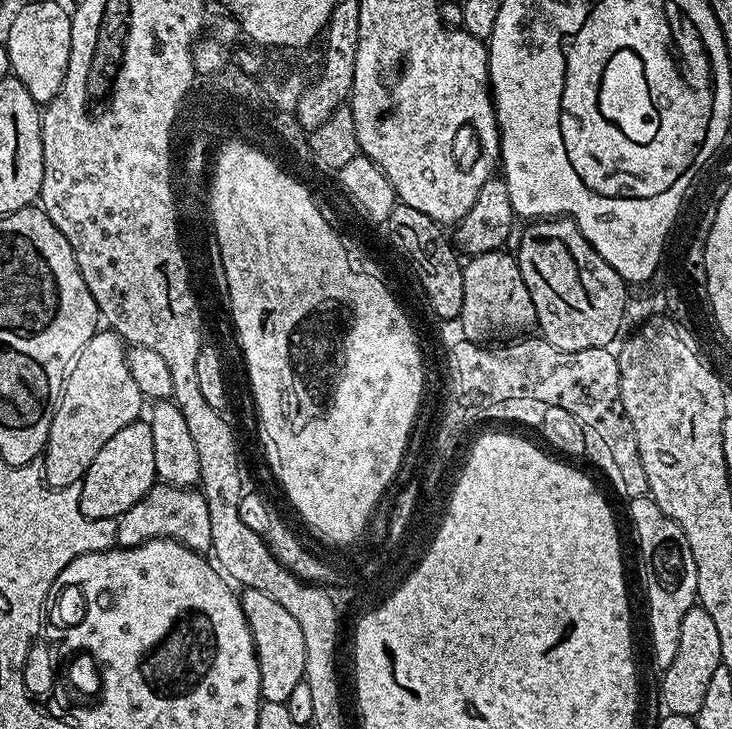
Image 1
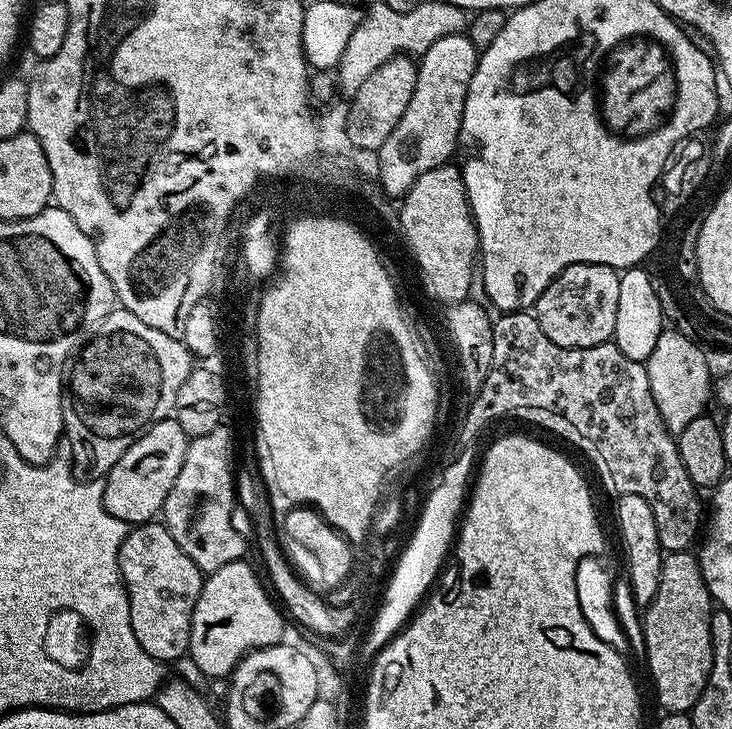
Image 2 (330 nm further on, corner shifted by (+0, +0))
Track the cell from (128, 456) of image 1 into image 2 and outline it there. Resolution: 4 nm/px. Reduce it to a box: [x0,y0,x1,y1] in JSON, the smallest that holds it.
[102,418,189,526]

